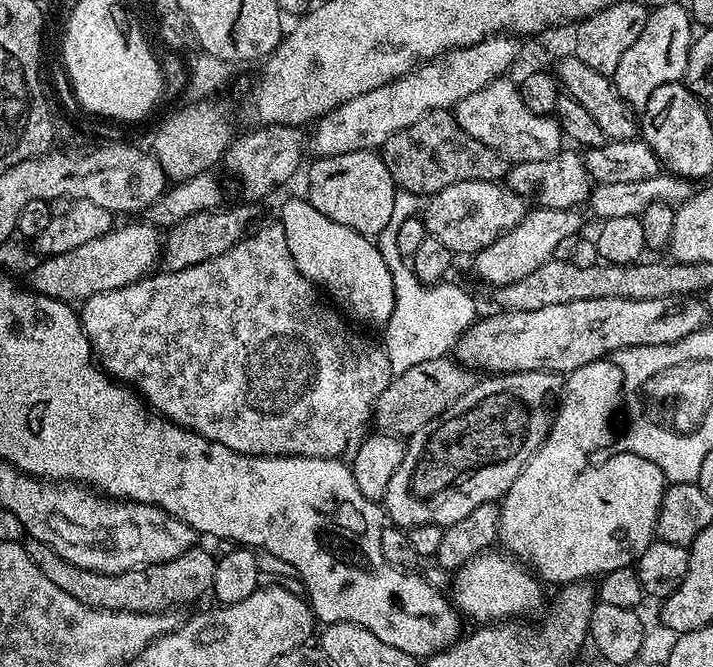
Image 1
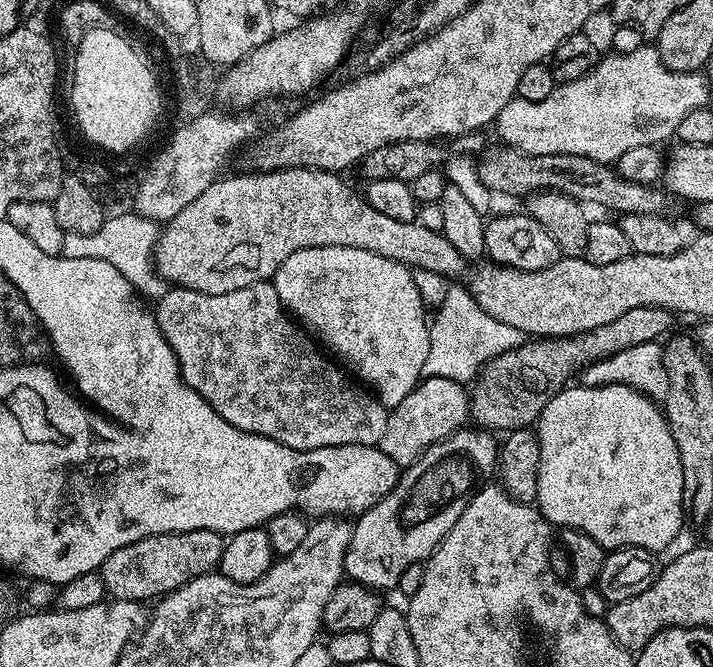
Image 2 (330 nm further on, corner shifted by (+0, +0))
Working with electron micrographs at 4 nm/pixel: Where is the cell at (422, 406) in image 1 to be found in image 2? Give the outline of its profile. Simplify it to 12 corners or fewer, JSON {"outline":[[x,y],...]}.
{"outline":[[637,306],[577,336],[534,338],[485,364],[470,392],[481,429],[532,428],[572,375],[669,335]]}

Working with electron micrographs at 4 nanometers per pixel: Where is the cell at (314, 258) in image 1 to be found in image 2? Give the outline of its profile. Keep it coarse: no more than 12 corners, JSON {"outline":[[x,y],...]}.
{"outline":[[346,246],[278,266],[285,309],[385,408],[420,383],[405,264]]}

